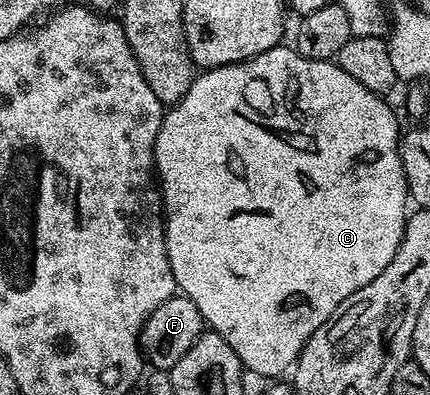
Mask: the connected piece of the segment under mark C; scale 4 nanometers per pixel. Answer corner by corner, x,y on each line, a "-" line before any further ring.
278,47
267,51
263,55
253,57
249,61
240,61
234,65
224,65
218,69
207,69
200,75
194,76
187,95
183,95
180,103
172,106
162,116
159,135
155,139
155,147
153,148
153,163
156,176
159,178
159,192
163,198
167,259
171,263
171,271
175,275
177,288
184,296
191,299
191,303
195,303
195,307
199,307
199,315
203,315
206,326
227,342
231,347
231,351
235,351
235,355
241,361
242,366
248,372
250,369
251,372
258,373
261,377
269,377
265,379
280,378
277,377
280,373
288,374
293,366
297,364
297,357
303,351
307,339
311,339
311,335
315,335
315,331
319,331
319,327
323,327
323,323
327,323
327,319
331,319
331,315
335,315
339,303
343,303
351,295
355,295
355,291
367,287
367,283
371,283
371,279
375,279
375,275
380,275
383,267
387,267
387,263
391,263
391,259
395,259
395,251
399,251
399,243
403,239
403,231
405,230
405,218
407,216
405,204
408,206
411,201
409,188
405,186
405,172
401,162
401,138
403,133
402,130
397,130
397,117
389,110
389,105
385,102
388,100
384,96
367,91
367,87
363,87
363,83
359,83
359,79
351,79
351,75
347,75
347,71
343,71
333,61
307,59
302,53
298,53
296,48
285,48

